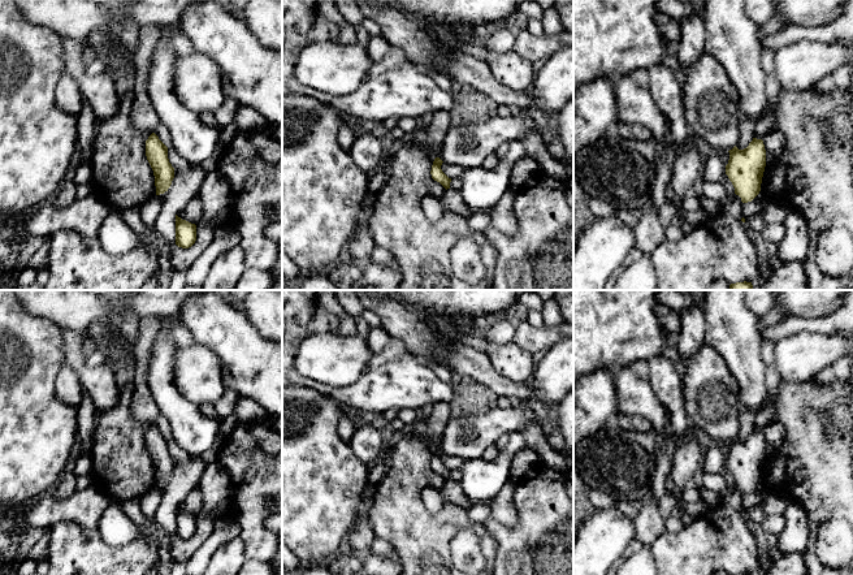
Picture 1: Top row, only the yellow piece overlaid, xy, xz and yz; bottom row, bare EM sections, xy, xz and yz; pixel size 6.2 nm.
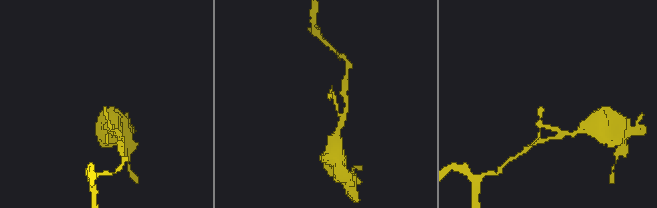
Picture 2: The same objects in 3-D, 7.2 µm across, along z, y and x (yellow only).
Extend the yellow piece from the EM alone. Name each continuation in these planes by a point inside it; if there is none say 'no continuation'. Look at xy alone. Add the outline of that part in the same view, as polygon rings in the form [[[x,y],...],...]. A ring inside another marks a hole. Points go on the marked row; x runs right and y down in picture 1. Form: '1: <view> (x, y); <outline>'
no continuation

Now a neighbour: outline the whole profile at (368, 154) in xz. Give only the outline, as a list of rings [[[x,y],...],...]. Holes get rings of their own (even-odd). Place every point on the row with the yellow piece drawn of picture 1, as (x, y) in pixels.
[[[371,131],[358,135],[348,154],[352,161],[365,173],[382,167],[387,155],[382,142]]]

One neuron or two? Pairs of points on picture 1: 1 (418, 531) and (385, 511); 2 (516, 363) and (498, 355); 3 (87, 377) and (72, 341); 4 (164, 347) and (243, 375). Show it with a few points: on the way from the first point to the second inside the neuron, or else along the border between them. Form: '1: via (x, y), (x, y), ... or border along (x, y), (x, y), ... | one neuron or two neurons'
1: via (410, 527), (393, 511) | one neuron
2: via (512, 362), (502, 358) | one neuron
3: via (81, 368), (74, 359), (73, 350) | one neuron
4: border along (178, 347), (174, 355), (173, 381) | two neurons

